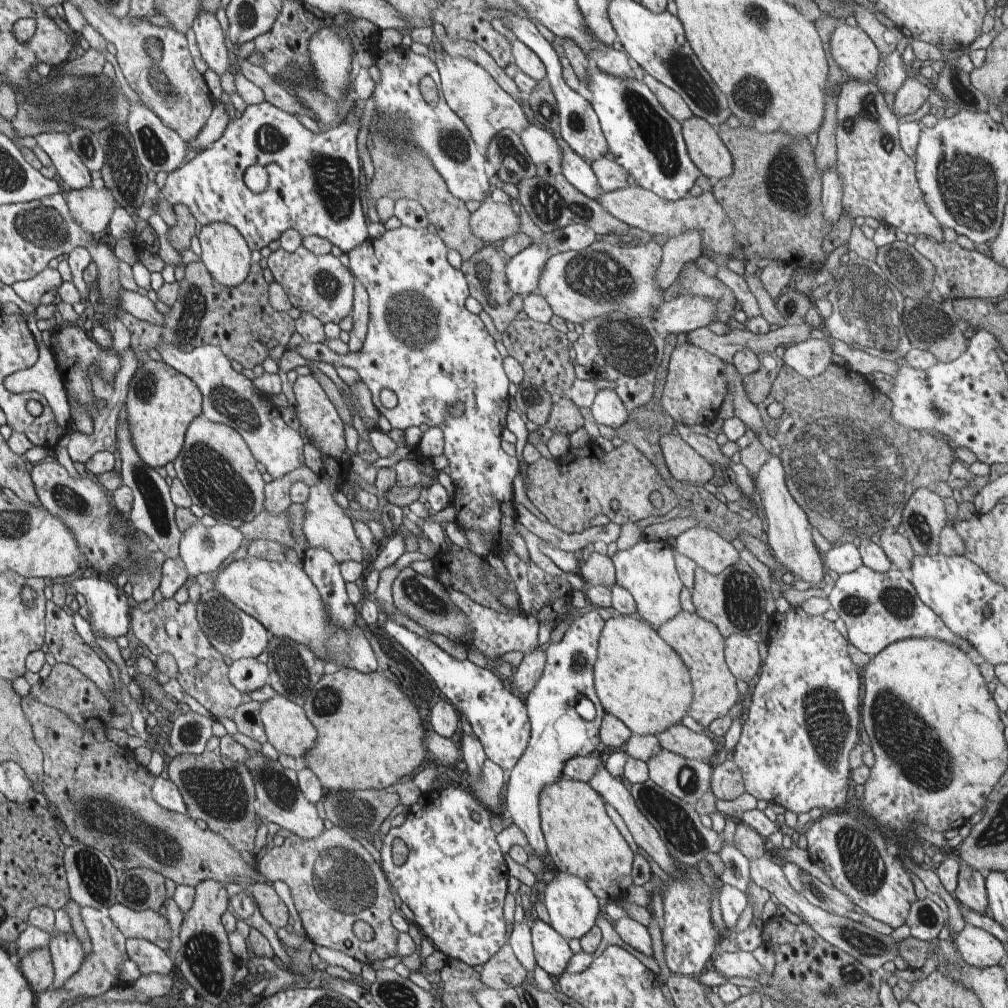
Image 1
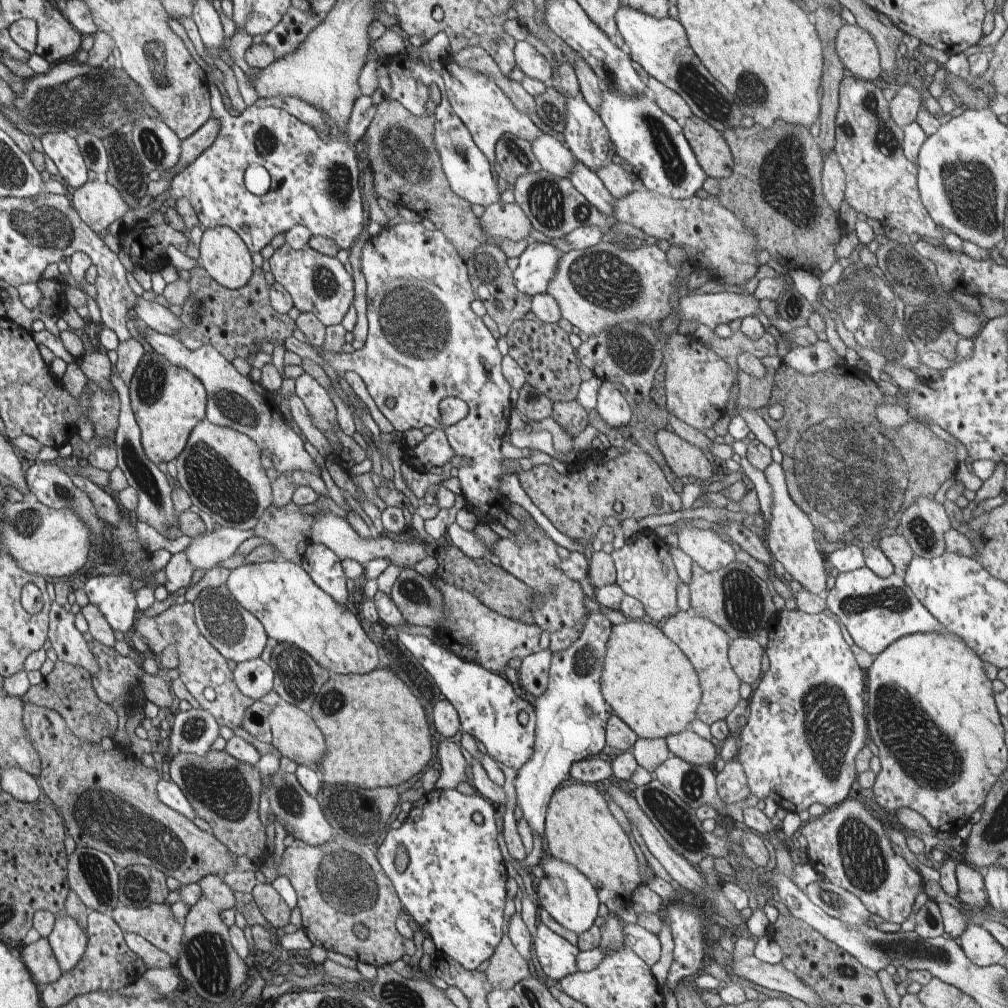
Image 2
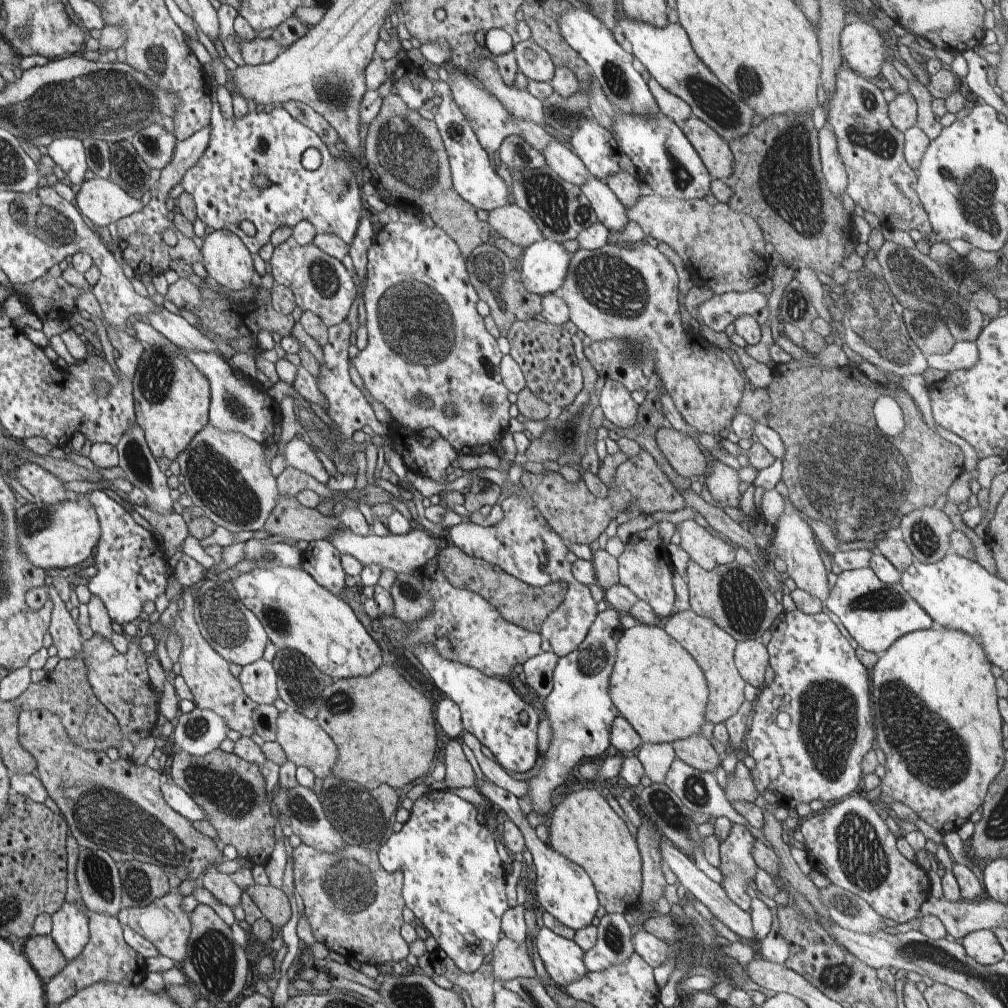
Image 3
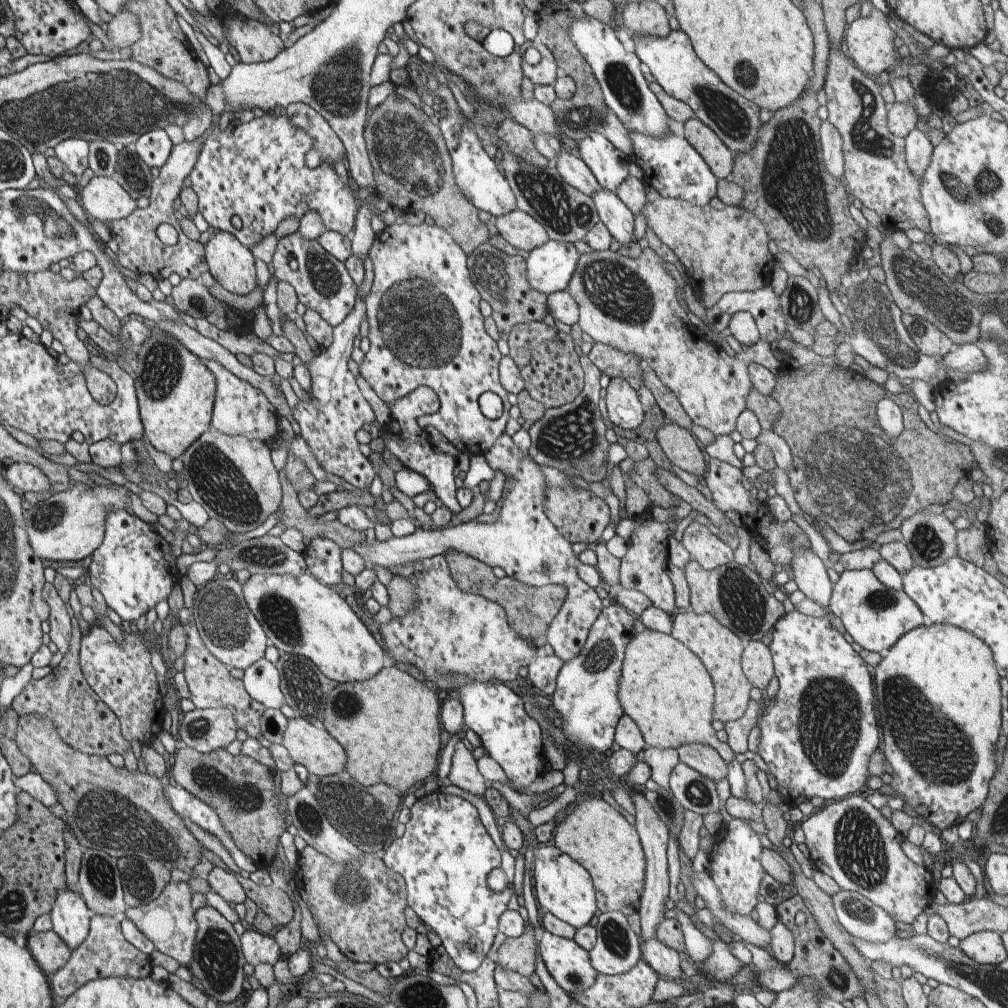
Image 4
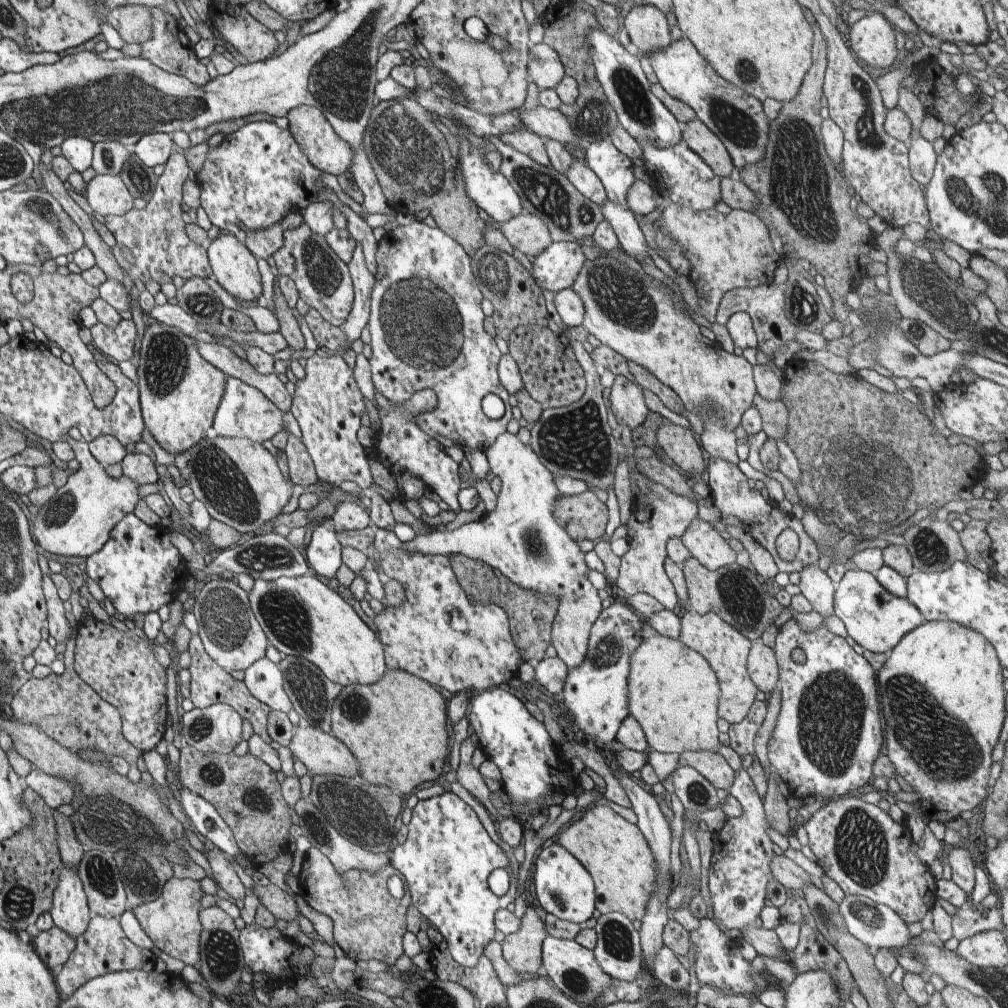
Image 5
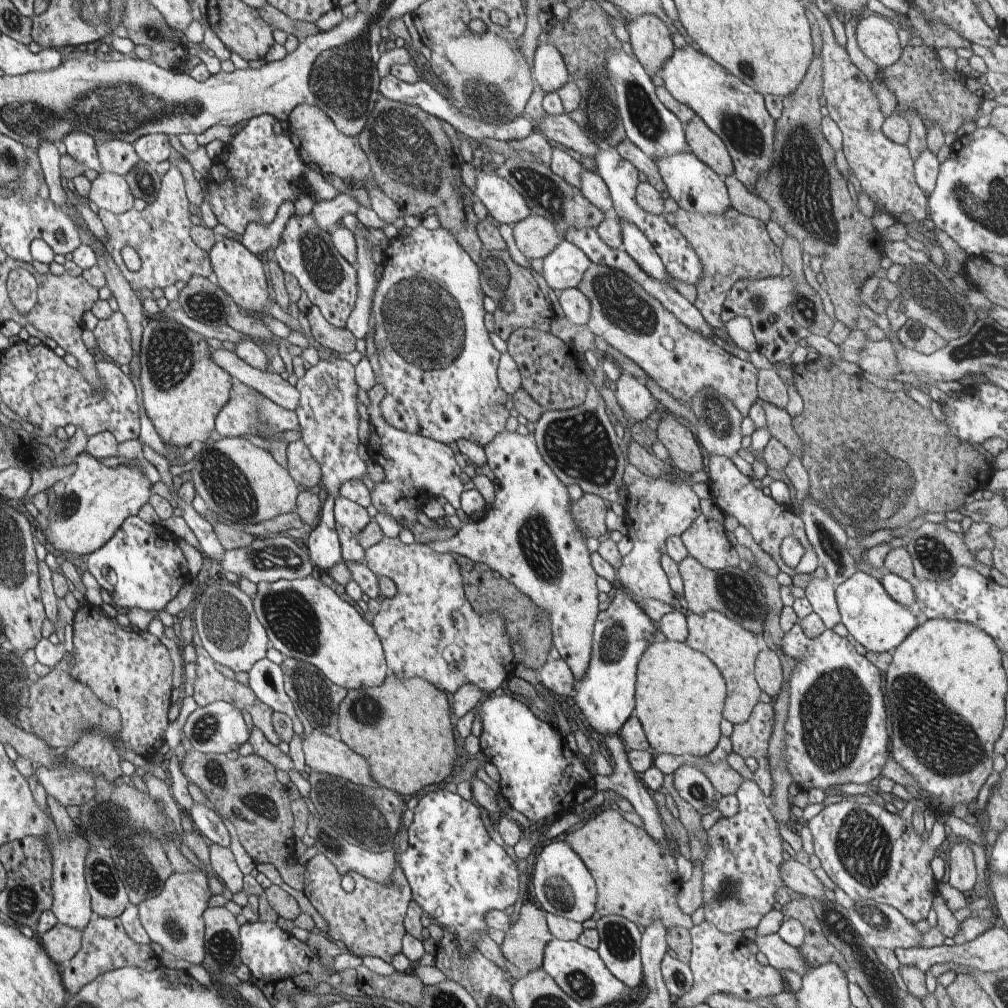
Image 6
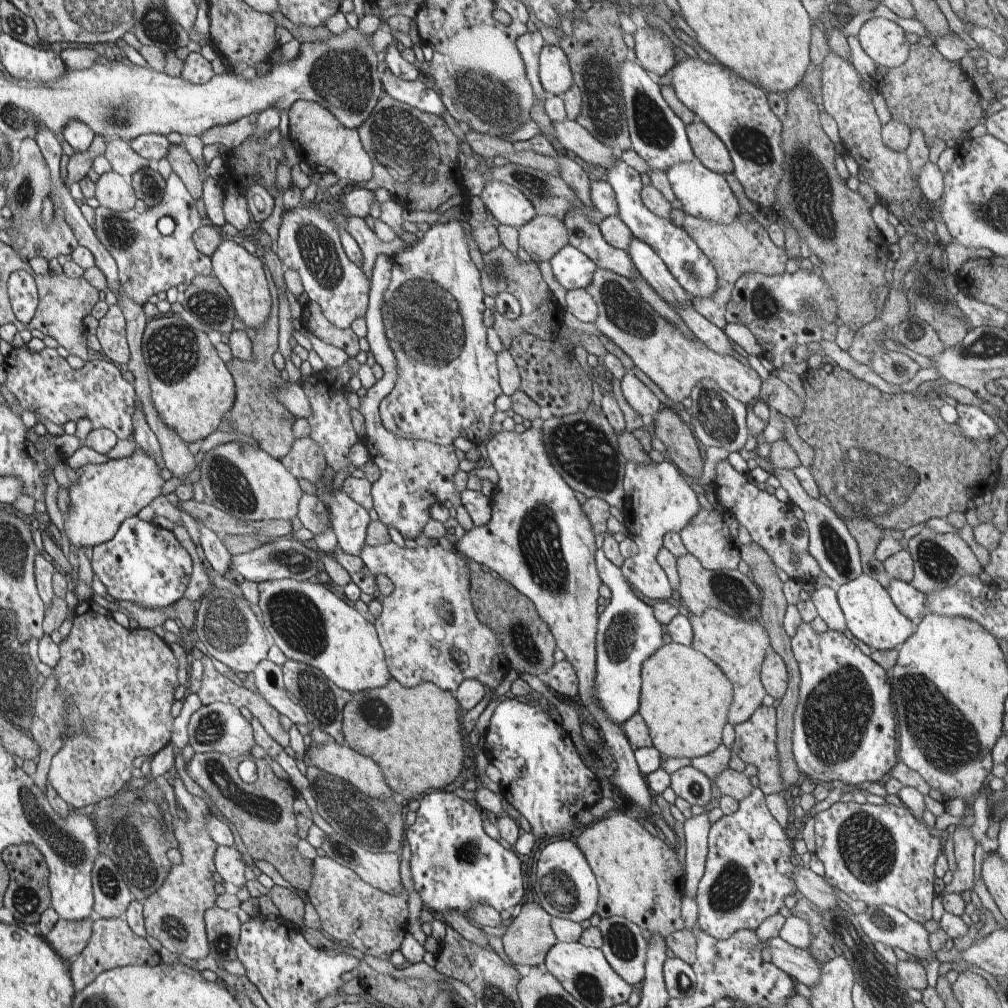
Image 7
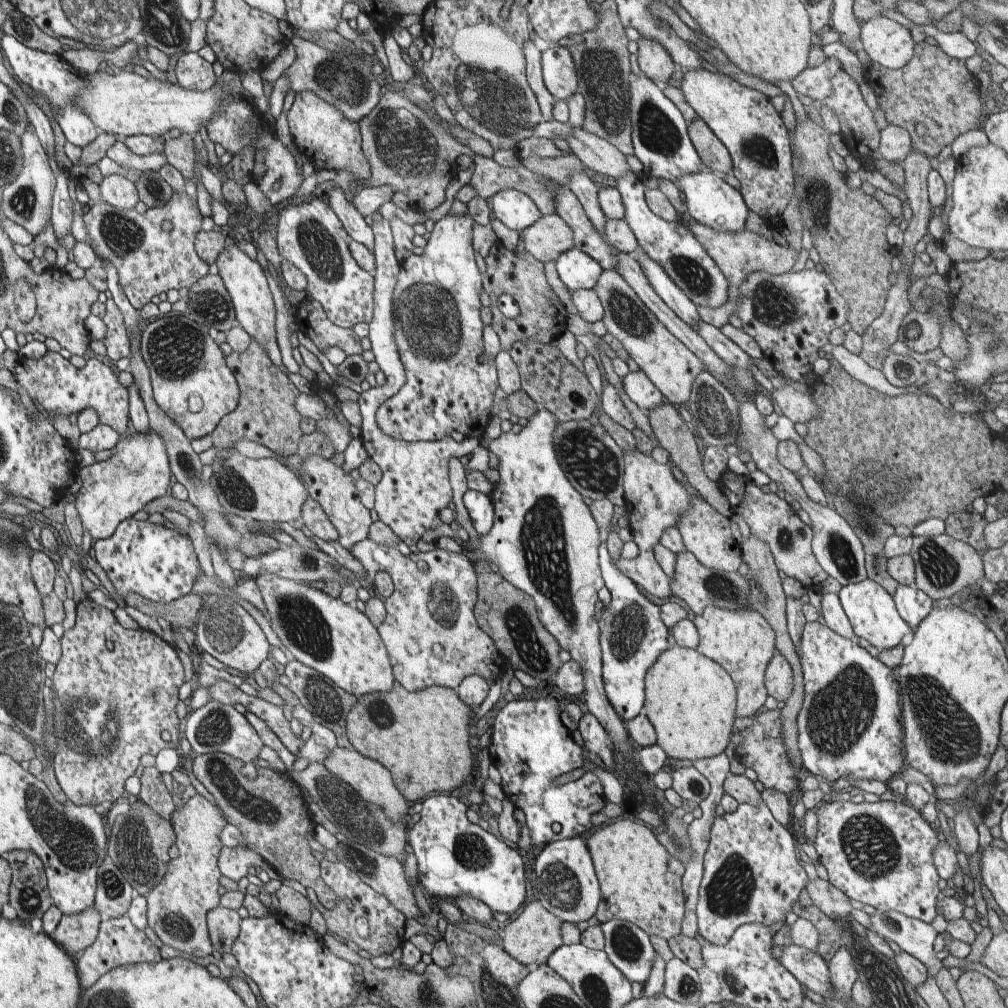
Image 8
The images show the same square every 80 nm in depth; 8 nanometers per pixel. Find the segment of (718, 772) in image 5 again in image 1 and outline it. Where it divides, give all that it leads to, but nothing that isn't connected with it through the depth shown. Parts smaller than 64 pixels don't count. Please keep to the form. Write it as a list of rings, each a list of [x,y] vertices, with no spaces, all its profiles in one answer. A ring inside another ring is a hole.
[[[680,723],[656,736],[664,749],[687,759],[708,762],[715,751],[711,735],[698,734]]]

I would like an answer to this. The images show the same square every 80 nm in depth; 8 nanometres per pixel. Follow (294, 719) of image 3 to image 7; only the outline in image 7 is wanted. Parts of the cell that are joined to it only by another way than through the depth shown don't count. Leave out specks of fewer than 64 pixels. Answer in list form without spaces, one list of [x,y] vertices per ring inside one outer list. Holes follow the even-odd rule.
[[[331,741],[327,745],[312,745],[307,754],[314,766],[347,780],[370,798],[387,801],[393,794],[398,797],[388,786],[379,764],[356,752],[347,743]]]

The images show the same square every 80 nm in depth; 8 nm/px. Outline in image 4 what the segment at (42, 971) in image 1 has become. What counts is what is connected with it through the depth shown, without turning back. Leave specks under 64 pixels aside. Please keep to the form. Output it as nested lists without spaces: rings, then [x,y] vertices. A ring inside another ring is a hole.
[[[52,929],[29,934],[26,946],[31,948],[32,956],[49,976],[66,966],[71,958],[72,949]]]

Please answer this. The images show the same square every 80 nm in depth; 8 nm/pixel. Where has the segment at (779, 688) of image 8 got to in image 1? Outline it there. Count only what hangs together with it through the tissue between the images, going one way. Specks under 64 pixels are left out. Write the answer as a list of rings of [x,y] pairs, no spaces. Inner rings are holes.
[[[733,634],[725,640],[725,659],[737,680],[748,684],[756,681],[761,670],[760,650],[752,637]]]

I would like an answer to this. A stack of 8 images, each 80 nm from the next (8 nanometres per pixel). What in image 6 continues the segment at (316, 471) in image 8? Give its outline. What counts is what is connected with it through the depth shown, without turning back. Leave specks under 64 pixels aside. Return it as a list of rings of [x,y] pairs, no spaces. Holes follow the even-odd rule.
[[[339,495],[335,498],[333,512],[339,537],[343,541],[344,562],[364,560],[365,548],[359,538],[362,530],[371,521],[368,511],[358,503]]]

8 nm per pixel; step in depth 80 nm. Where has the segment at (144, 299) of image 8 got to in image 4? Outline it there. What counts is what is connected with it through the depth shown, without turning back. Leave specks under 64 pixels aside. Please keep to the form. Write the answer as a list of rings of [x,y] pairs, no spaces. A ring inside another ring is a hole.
[[[202,138],[195,141],[184,141],[174,145],[170,156],[164,166],[160,168],[160,174],[151,182],[151,194],[149,205],[143,209],[134,209],[123,219],[110,223],[111,236],[118,243],[119,249],[115,259],[132,272],[141,274],[152,274],[155,279],[168,279],[171,274],[179,274],[182,279],[197,279],[208,268],[206,248],[199,241],[190,240],[181,229],[181,222],[174,216],[174,200],[180,196],[184,178],[189,176],[198,162],[200,144]],[[163,222],[171,224],[178,232],[178,241],[174,245],[167,245],[160,241],[156,235],[156,228]]]

